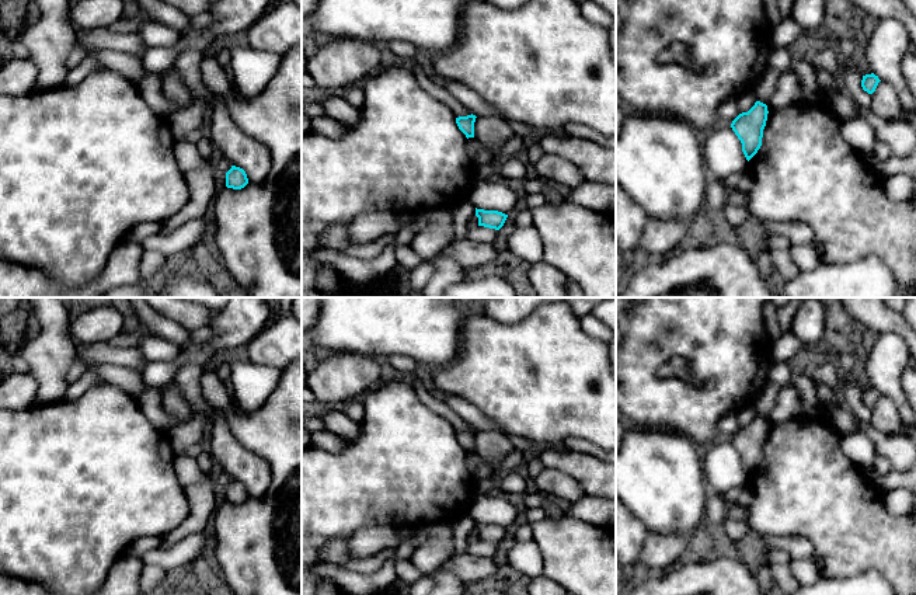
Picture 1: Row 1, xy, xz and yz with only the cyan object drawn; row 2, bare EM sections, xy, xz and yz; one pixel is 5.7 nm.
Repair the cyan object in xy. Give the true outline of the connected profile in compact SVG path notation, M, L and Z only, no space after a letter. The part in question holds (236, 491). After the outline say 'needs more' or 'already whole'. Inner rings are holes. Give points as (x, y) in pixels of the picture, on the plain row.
M231 480L226 487L226 501L233 504L241 504L248 498L247 488L243 483Z; already whole

